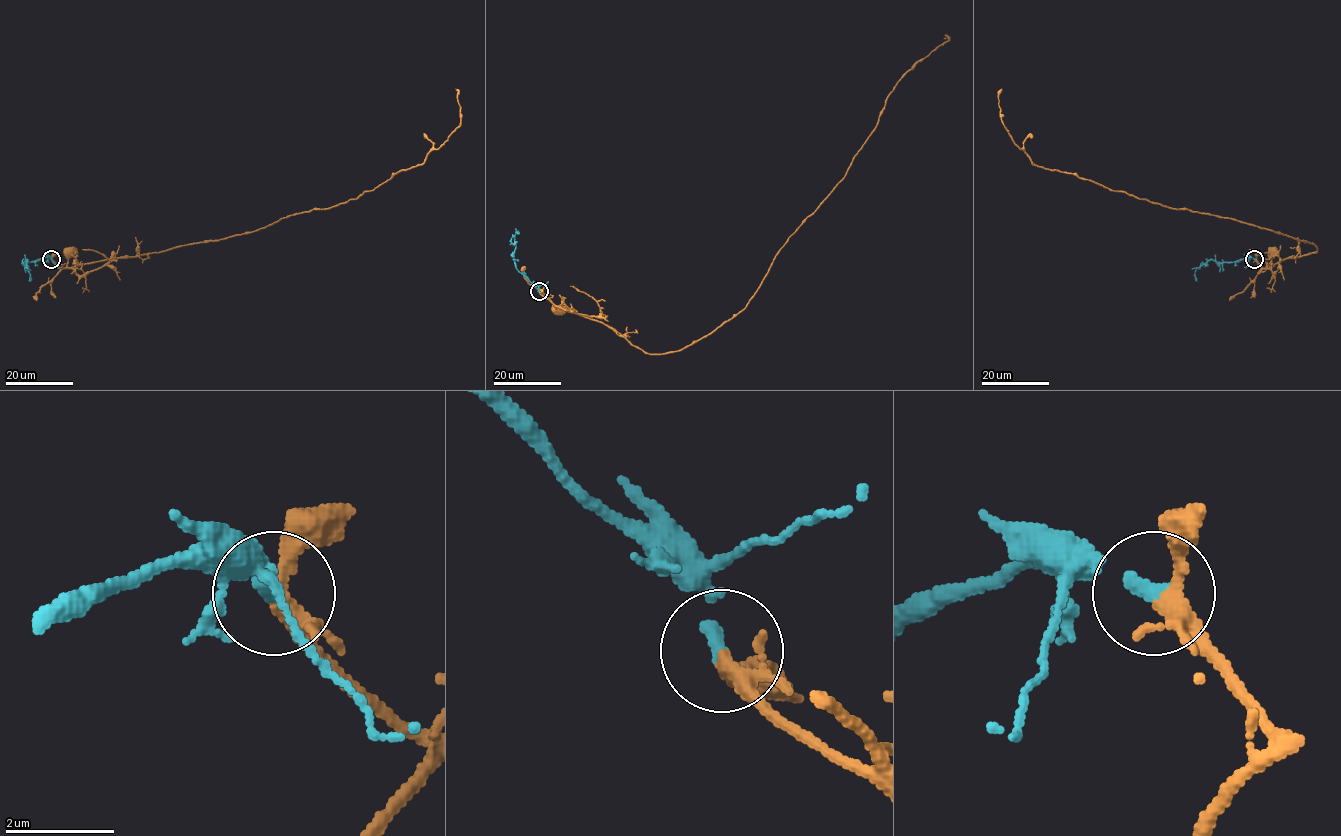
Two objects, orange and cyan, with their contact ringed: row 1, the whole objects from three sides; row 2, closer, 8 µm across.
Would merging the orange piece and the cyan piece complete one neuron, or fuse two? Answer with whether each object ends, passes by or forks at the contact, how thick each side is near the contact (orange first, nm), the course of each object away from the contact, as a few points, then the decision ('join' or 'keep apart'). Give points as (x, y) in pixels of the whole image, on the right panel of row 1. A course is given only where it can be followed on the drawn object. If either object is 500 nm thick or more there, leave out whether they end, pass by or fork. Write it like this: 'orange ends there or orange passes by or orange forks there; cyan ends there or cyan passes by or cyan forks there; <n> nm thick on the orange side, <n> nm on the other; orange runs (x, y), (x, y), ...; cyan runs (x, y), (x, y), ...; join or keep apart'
orange forks there; cyan ends there; 240 nm thick on the orange side, 280 nm on the other; orange runs (1255, 259), (1262, 268), (1267, 268), (1272, 252); cyan runs (1255, 259), (1246, 257), (1221, 263), (1208, 260), (1196, 269), (1196, 281); join

